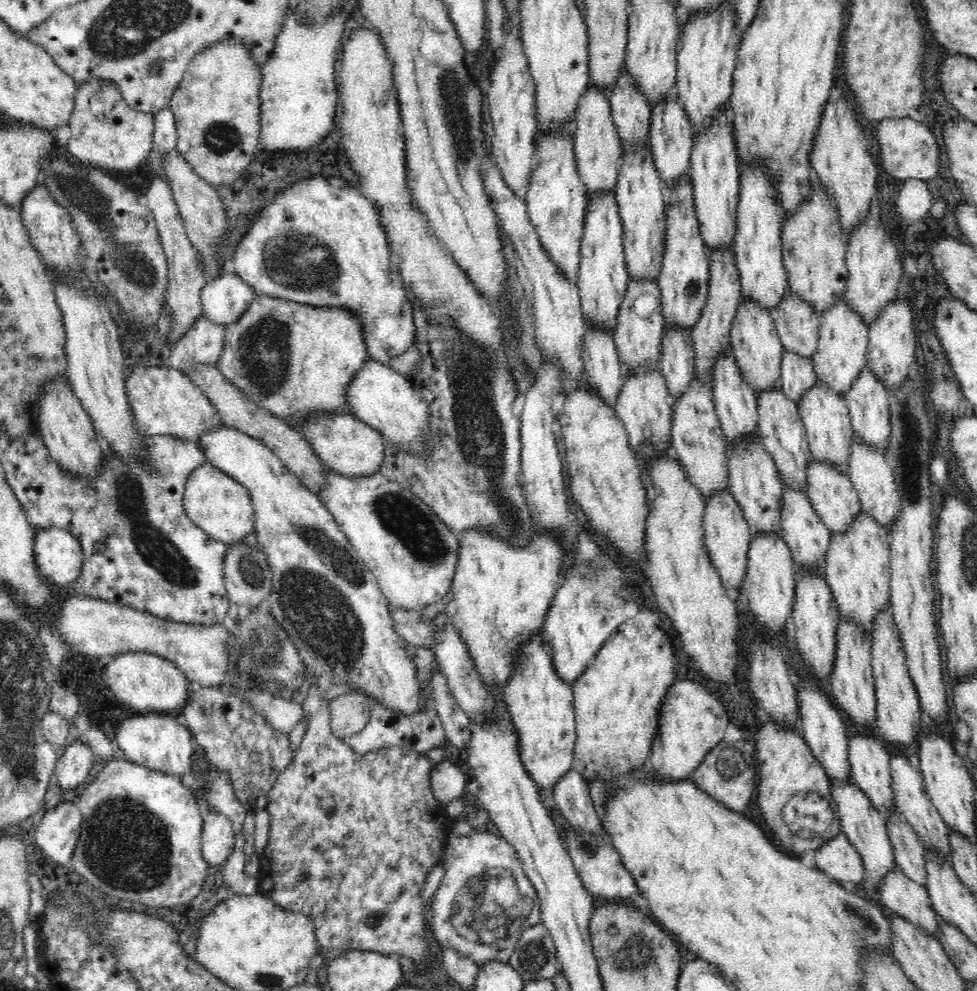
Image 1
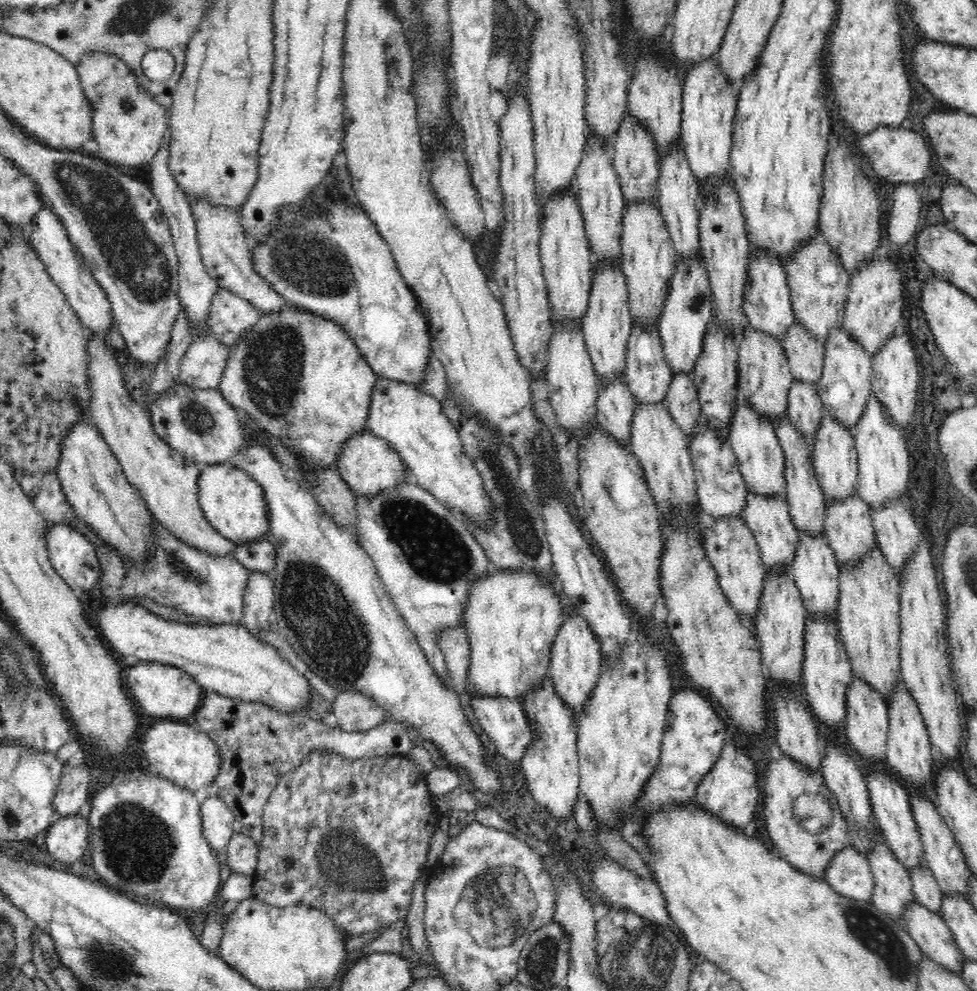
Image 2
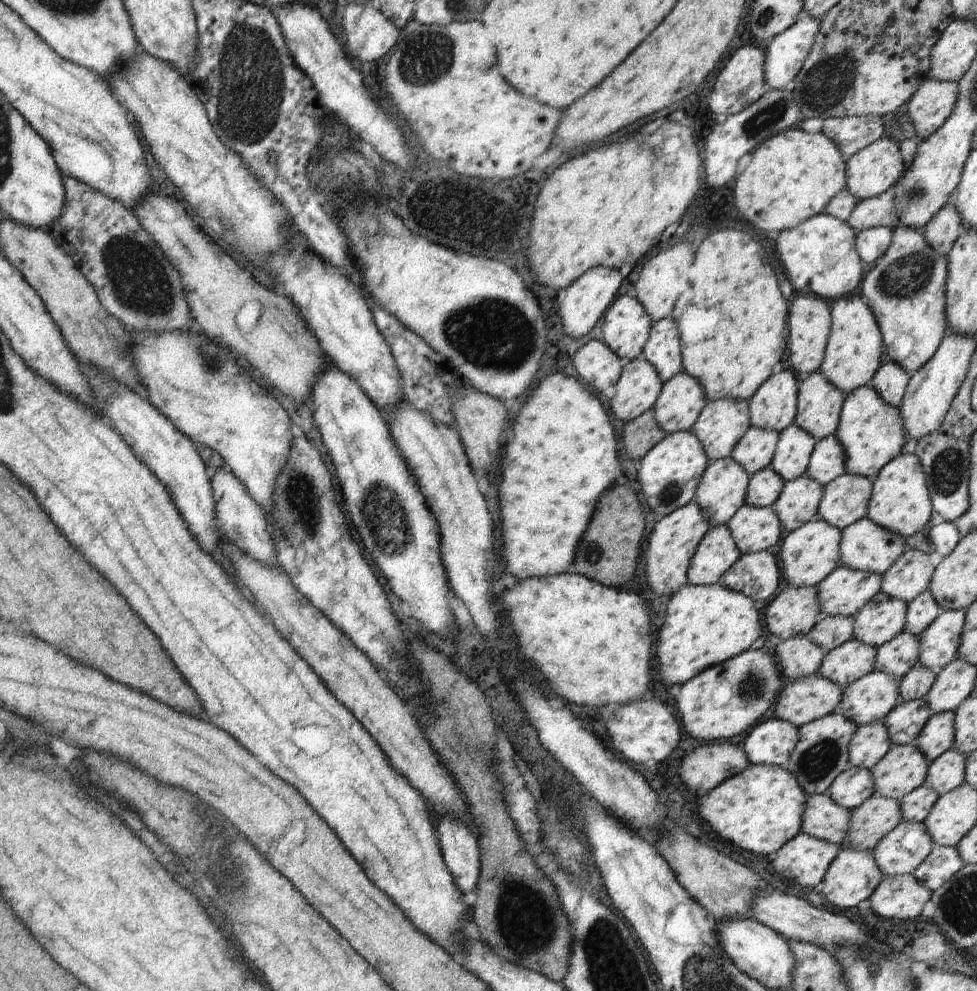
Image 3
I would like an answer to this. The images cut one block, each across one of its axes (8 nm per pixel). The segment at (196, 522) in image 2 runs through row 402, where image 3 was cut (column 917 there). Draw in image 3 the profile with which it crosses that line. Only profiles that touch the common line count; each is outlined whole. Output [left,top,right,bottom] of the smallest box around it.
[908,78,957,140]

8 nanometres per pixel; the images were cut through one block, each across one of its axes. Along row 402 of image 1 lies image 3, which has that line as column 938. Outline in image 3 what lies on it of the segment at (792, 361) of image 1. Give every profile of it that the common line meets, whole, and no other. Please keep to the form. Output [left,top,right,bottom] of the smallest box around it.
[900,784,938,823]

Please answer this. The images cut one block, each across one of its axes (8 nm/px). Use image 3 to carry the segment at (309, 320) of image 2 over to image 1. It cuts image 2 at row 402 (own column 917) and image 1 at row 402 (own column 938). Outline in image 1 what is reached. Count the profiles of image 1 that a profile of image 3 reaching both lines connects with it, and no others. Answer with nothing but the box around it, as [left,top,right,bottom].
[217,295,369,432]

